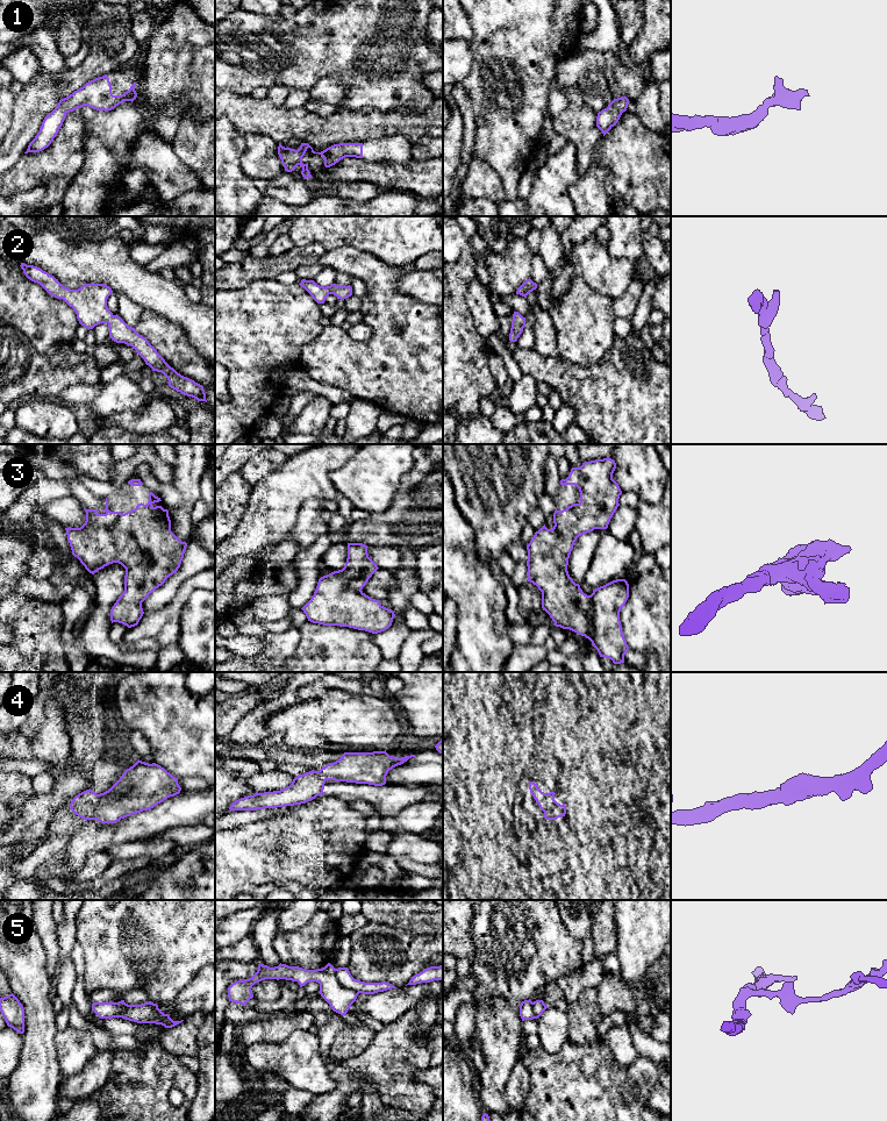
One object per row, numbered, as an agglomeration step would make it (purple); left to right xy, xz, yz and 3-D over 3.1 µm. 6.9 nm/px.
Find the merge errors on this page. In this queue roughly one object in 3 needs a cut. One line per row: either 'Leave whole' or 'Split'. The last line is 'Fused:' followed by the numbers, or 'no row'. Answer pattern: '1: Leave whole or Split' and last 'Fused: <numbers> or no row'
1: Leave whole
2: Leave whole
3: Leave whole
4: Leave whole
5: Split
Fused: 5

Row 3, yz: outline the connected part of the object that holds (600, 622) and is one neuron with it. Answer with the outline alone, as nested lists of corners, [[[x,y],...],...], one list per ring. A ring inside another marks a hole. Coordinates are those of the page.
[[[607,457],[585,462],[580,467],[572,467],[568,477],[560,480],[560,485],[574,485],[580,492],[580,502],[572,504],[566,509],[555,510],[553,528],[548,529],[545,524],[535,533],[528,550],[528,581],[532,583],[542,592],[542,608],[545,611],[556,627],[570,629],[581,636],[588,638],[593,647],[598,650],[600,657],[606,657],[613,661],[614,664],[624,663],[624,655],[629,650],[622,626],[620,621],[620,612],[629,598],[629,584],[625,579],[616,579],[603,586],[593,590],[591,595],[582,592],[579,584],[575,584],[567,571],[568,558],[577,538],[584,534],[591,533],[594,529],[607,529],[615,510],[620,506],[618,499],[622,491],[618,484],[613,479],[613,473],[616,469],[614,459]]]

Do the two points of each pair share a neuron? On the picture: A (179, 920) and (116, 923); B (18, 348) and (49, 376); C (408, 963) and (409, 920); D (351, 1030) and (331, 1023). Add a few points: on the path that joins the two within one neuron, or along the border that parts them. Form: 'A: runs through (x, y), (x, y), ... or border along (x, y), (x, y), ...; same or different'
A: runs through (163, 918), (131, 918); same
B: runs through (26, 356), (41, 371); same
C: border along (383, 923), (430, 935); different
D: border along (347, 1021), (334, 1040), (330, 1052); different

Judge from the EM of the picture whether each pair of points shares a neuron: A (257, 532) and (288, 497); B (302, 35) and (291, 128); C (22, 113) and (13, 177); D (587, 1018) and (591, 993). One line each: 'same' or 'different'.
A: same
B: different
C: different
D: same

